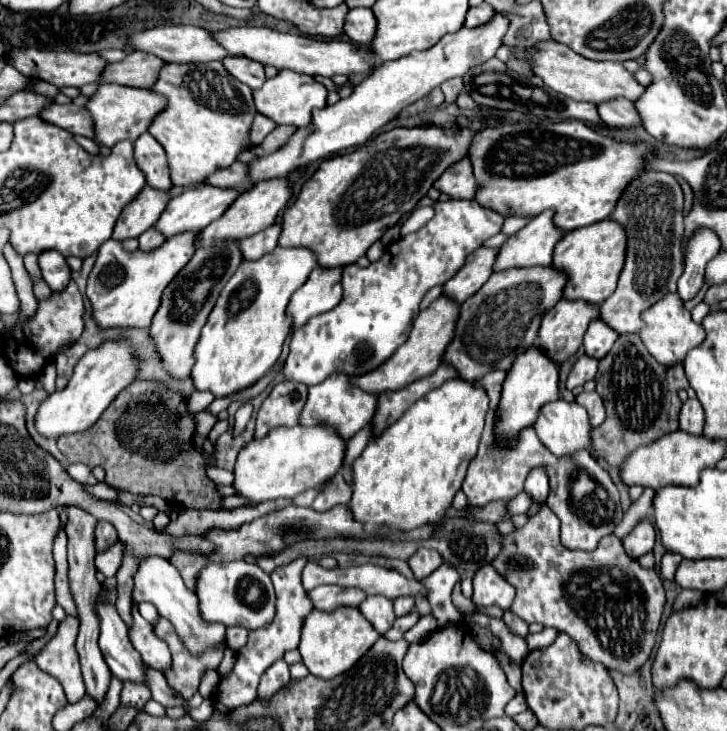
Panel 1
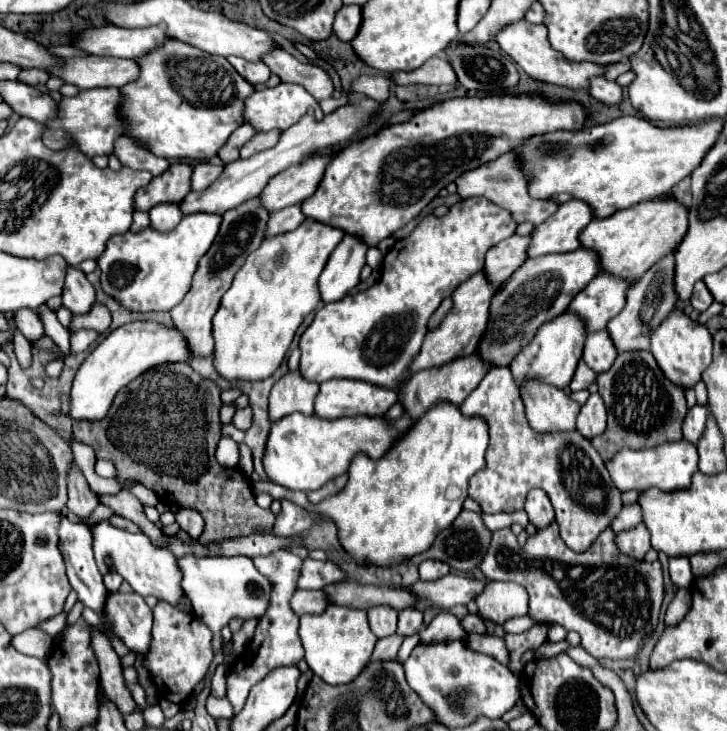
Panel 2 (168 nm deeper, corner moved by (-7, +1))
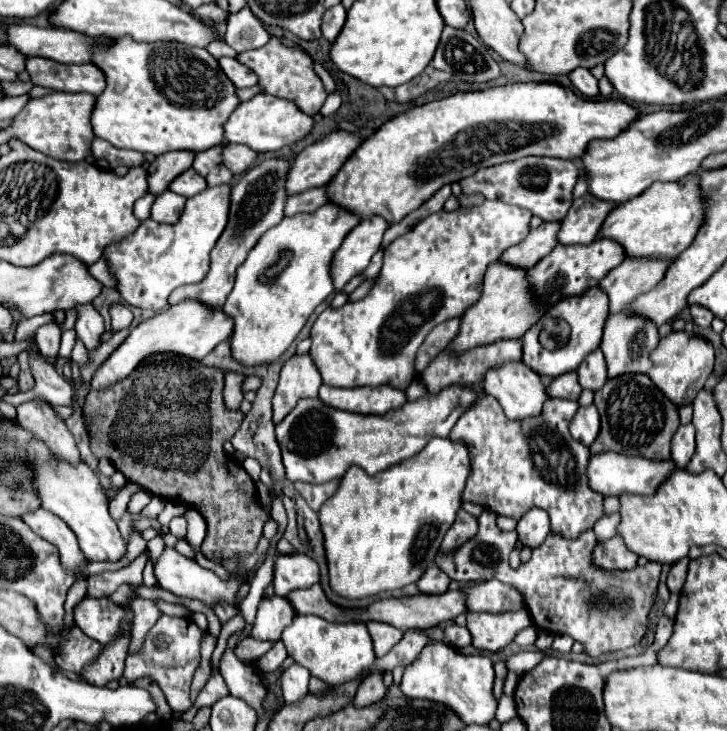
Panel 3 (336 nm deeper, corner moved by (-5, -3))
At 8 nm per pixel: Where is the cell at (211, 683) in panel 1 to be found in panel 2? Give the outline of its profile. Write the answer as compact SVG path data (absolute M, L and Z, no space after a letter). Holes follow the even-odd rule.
M184 555L176 561L180 563L180 571L182 571L180 585L184 587L186 597L192 601L194 615L212 629L212 648L215 654L222 647L222 627L228 625L232 617L252 619L264 615L270 601L270 583L262 573L258 573L250 557Z

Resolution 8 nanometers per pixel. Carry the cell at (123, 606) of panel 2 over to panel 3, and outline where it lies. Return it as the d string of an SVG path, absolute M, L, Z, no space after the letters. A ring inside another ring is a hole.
M108 597L102 599L82 599L74 609L74 623L92 639L100 641L102 645L112 643L118 639L120 627L124 625L126 611L120 603L114 603Z

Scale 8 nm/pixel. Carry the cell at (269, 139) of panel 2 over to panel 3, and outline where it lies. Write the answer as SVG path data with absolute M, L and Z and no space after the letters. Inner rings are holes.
M228 143L224 147L224 163L226 167L234 173L234 175L242 175L246 173L256 161L260 159L258 151L252 151L246 145L238 145L238 143Z

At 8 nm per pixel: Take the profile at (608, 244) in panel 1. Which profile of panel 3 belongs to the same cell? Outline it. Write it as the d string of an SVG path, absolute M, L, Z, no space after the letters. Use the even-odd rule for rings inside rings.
M698 175L674 183L654 183L646 195L638 195L632 203L614 207L598 231L598 239L610 239L622 245L628 257L662 257L676 259L698 233L702 225L702 195L698 191Z

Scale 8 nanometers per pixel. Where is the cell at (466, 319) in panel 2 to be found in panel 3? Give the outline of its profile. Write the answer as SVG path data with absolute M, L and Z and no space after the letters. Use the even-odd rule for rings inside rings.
M496 261L486 269L486 275L482 281L482 295L460 317L458 337L454 337L452 343L448 343L446 351L464 353L468 349L490 345L502 339L520 339L540 317L542 317L542 309L534 303L530 295L526 271Z

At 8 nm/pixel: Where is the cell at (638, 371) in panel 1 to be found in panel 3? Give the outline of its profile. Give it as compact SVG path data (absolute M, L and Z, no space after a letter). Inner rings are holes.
M626 373L608 379L594 395L594 405L600 411L602 429L598 439L590 445L592 455L622 451L626 455L640 455L648 459L670 459L670 441L680 425L678 407L652 383L646 373Z

